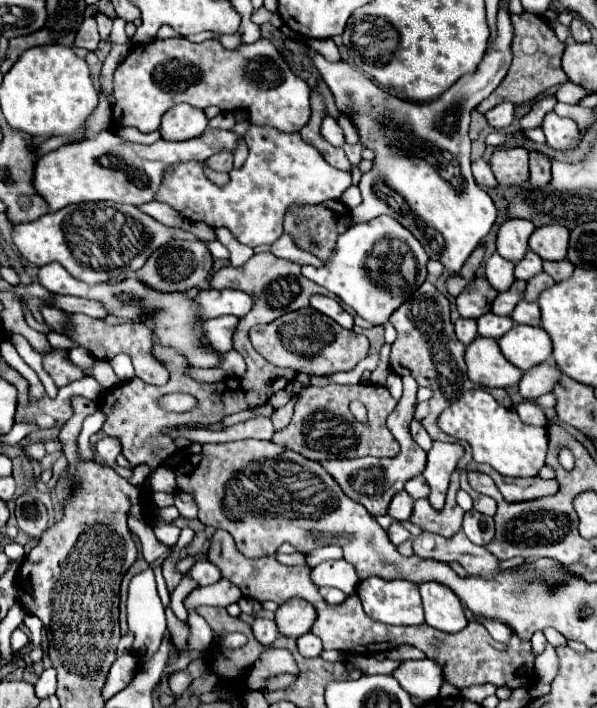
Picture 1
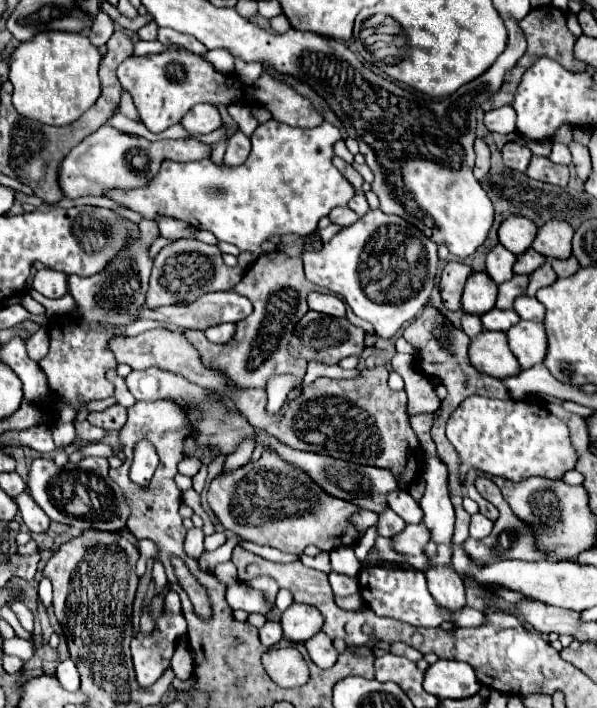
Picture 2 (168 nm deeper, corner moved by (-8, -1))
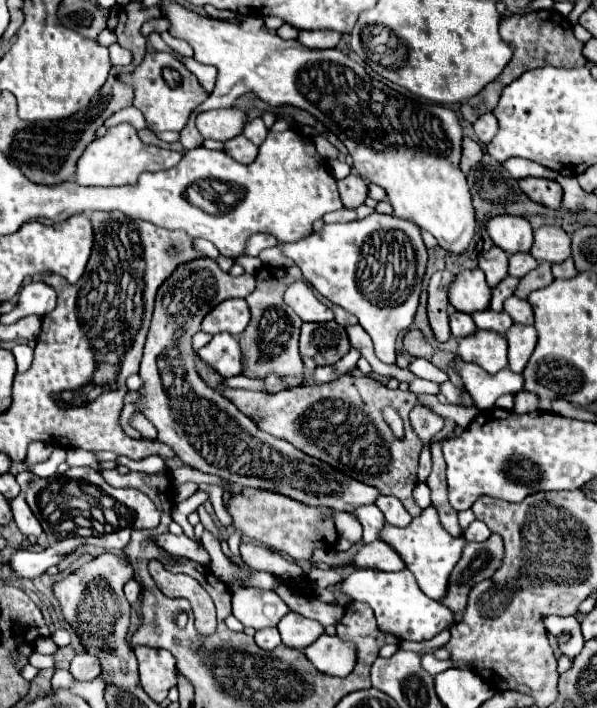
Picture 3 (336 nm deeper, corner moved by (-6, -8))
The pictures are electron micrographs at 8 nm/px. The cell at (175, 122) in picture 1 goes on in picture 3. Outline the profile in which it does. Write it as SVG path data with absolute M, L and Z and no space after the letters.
M237 107L213 109L197 117L197 129L205 139L229 141L243 133L245 121L247 121L247 113Z

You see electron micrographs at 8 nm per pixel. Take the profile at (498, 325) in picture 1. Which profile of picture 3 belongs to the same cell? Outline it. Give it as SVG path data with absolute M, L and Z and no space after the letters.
M485 309L485 311L473 313L471 317L473 317L477 329L489 329L489 331L497 331L497 333L501 333L501 335L513 325L511 317L509 317L505 311L495 313L495 311L491 311L491 309Z

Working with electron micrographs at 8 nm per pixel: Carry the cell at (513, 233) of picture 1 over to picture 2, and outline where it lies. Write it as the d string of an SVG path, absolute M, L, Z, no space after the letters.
M511 216L499 226L499 242L511 250L515 256L531 248L537 234L537 226L523 216Z

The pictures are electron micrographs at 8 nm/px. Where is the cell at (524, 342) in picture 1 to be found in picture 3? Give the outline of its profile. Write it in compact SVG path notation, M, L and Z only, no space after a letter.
M513 323L505 333L505 337L509 343L509 369L513 369L513 373L521 373L535 349L537 331L533 325L529 327Z

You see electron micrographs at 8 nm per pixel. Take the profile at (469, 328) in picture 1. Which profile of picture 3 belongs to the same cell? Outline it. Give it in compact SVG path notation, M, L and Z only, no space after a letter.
M455 311L449 317L449 327L451 327L451 335L455 339L467 337L467 335L471 335L477 329L475 323L473 323L473 319L471 319L471 315L465 315L465 313L459 313L459 311Z

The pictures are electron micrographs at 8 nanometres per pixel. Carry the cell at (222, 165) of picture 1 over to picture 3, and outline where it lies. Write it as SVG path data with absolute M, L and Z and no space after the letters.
M239 135L239 137L235 137L235 139L231 139L231 141L225 143L225 153L231 155L239 163L251 163L257 157L259 147L253 145L247 137Z

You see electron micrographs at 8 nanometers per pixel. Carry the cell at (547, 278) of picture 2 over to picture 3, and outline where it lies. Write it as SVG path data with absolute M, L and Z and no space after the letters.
M539 263L533 271L529 271L517 285L515 289L515 297L519 299L527 299L527 295L535 289L541 289L545 285L549 285L553 281L551 275L551 263Z

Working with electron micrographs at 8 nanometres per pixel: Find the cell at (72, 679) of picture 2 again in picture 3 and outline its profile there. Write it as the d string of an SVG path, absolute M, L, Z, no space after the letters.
M83 651L83 653L79 653L79 655L73 659L73 663L71 663L71 673L73 673L73 677L79 679L79 681L91 681L91 679L95 679L95 677L101 675L101 661L99 661L95 655Z

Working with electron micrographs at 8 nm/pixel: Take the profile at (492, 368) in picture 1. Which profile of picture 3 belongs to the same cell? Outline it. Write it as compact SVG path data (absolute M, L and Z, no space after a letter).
M477 329L473 335L459 339L457 355L493 375L507 367L507 341L499 333Z

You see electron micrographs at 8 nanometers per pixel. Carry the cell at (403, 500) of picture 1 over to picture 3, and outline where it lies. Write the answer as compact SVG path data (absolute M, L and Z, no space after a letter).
M379 495L377 501L375 501L375 505L385 515L385 523L395 525L395 527L407 527L411 523L411 515L403 509L403 505L401 505L401 501L397 497Z

